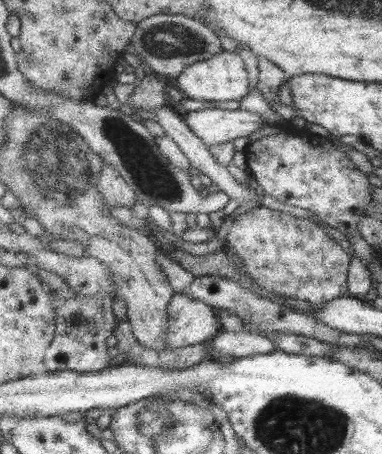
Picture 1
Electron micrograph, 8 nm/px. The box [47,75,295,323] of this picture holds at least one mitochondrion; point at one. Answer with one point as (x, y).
(147, 171)

